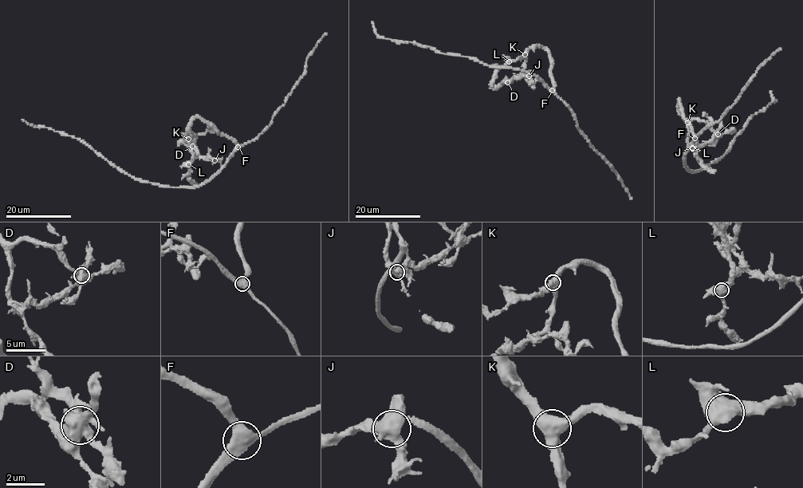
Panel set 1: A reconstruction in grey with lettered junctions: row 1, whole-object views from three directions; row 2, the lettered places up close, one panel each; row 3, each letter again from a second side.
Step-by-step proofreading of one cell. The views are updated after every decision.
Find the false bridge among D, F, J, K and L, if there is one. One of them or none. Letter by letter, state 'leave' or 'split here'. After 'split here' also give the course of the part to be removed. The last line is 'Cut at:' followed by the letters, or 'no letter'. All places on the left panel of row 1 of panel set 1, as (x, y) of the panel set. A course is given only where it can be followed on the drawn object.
D: split here | (192, 146), (200, 156), (217, 159), (222, 165)
F: leave
J: leave
K: leave
L: leave
Cut at: D

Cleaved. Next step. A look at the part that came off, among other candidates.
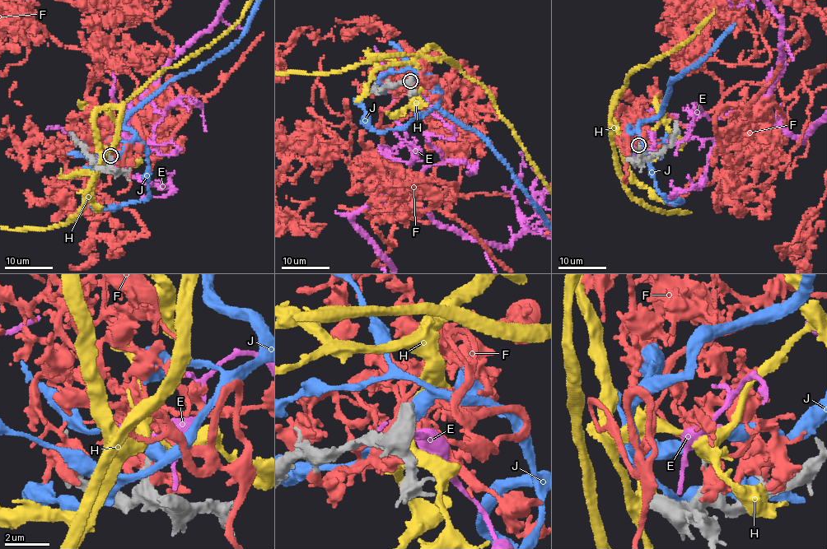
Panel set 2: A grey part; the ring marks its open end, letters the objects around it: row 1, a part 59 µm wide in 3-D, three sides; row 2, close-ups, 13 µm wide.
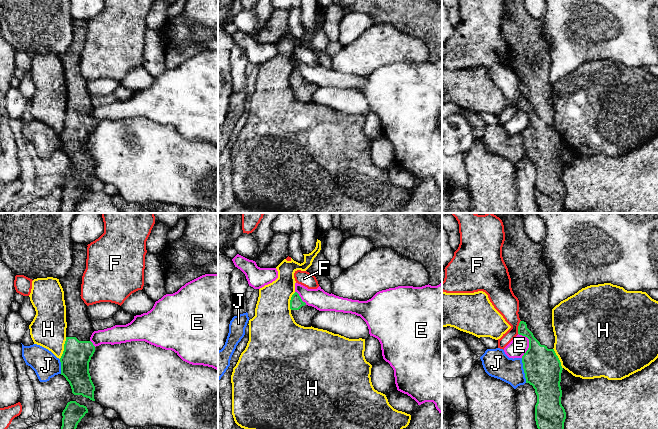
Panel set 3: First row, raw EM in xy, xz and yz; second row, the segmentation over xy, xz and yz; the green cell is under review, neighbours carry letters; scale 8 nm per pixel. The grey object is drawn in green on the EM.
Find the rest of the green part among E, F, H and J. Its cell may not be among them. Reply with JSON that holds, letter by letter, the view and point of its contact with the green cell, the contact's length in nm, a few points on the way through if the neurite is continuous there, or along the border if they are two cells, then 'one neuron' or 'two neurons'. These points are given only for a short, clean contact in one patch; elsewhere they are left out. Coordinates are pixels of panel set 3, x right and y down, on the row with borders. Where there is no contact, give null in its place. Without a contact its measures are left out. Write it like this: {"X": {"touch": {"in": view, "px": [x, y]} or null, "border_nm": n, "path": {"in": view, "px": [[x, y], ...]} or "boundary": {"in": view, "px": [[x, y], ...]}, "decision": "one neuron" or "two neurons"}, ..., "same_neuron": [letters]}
{"E": {"touch": {"in": "yz", "px": [529, 343]}, "border_nm": 200, "boundary": {"in": "yz", "px": [[518, 333], [528, 339], [528, 349], [521, 357]]}, "decision": "two neurons"}, "F": {"touch": {"in": "yz", "px": [518, 327]}, "border_nm": 110, "decision": "two neurons"}, "H": {"touch": {"in": "xy", "px": [64, 348]}, "border_nm": 190, "decision": "two neurons"}, "J": {"touch": {"in": "yz", "px": [524, 370]}, "border_nm": 200, "decision": "two neurons"}, "same_neuron": []}

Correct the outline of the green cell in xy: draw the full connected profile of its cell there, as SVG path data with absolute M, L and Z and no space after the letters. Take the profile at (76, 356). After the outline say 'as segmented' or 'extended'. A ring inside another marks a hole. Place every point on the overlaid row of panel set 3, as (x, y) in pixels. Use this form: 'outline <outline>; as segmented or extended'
outline M74 243L72 267L65 277L59 279L64 291L67 322L66 341L60 362L61 375L69 382L72 393L95 401L95 386L89 373L89 362L95 352L90 337L95 330L87 314L87 305L80 296L87 247L87 244Z; extended

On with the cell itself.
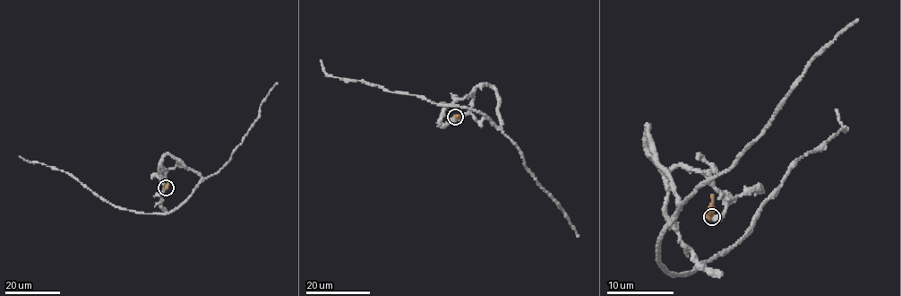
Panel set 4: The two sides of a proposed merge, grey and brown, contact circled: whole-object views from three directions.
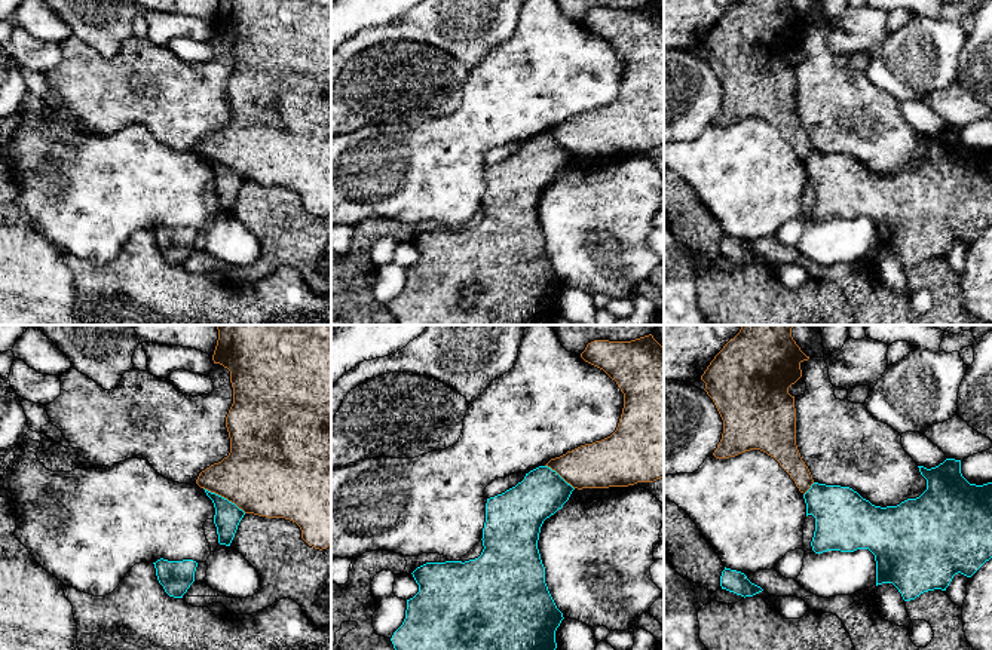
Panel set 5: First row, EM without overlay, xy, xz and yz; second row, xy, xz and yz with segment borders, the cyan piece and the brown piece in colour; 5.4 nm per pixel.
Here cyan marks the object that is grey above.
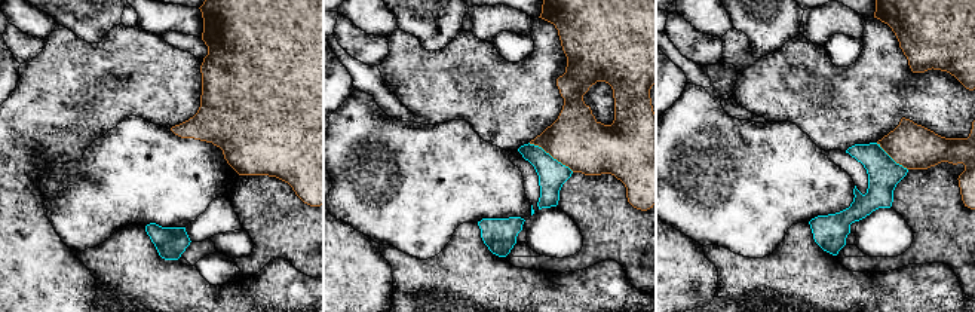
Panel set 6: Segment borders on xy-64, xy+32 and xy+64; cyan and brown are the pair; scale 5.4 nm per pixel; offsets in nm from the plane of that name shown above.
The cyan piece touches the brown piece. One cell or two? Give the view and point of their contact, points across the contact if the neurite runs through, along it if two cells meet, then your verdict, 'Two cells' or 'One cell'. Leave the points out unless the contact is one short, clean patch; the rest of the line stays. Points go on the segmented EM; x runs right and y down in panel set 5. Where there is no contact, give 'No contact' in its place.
Touches cyan at xy (223, 497). Boundary: xy (204, 487), (233, 502), (245, 512). Two cells

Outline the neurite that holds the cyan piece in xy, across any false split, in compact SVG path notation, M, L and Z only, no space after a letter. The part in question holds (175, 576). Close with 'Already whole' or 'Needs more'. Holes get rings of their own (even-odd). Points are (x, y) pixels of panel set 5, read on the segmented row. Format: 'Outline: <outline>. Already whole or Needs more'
Outline: M157 559L154 564L156 576L165 592L174 598L183 598L195 582L198 562L193 559L168 561Z. Already whole

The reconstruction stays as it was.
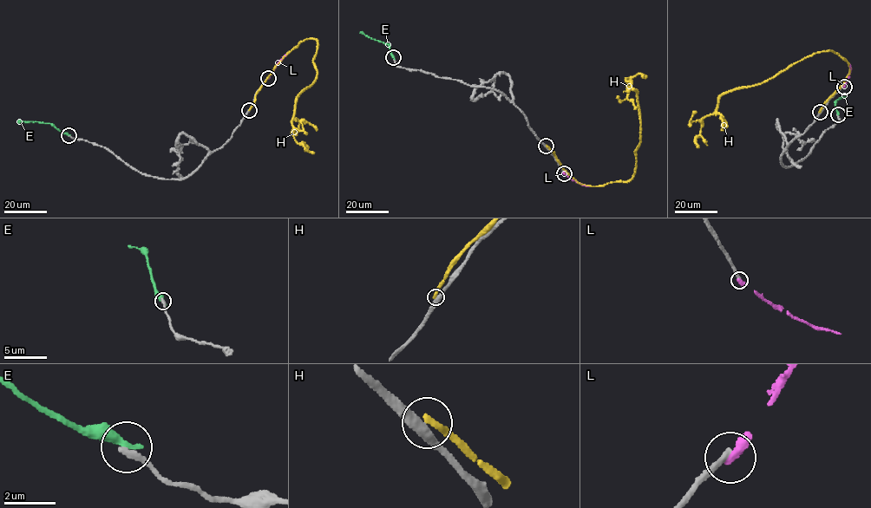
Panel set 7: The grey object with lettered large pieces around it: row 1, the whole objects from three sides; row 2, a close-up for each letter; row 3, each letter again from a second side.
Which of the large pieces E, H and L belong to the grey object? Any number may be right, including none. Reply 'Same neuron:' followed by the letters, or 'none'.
Same neuron: none

